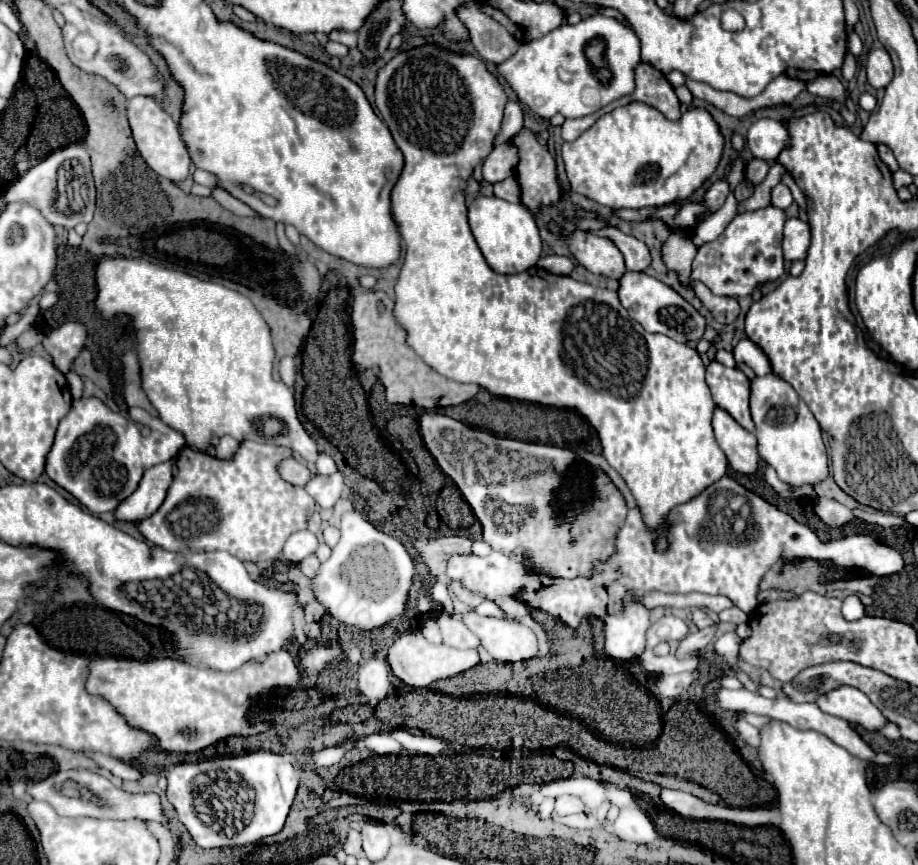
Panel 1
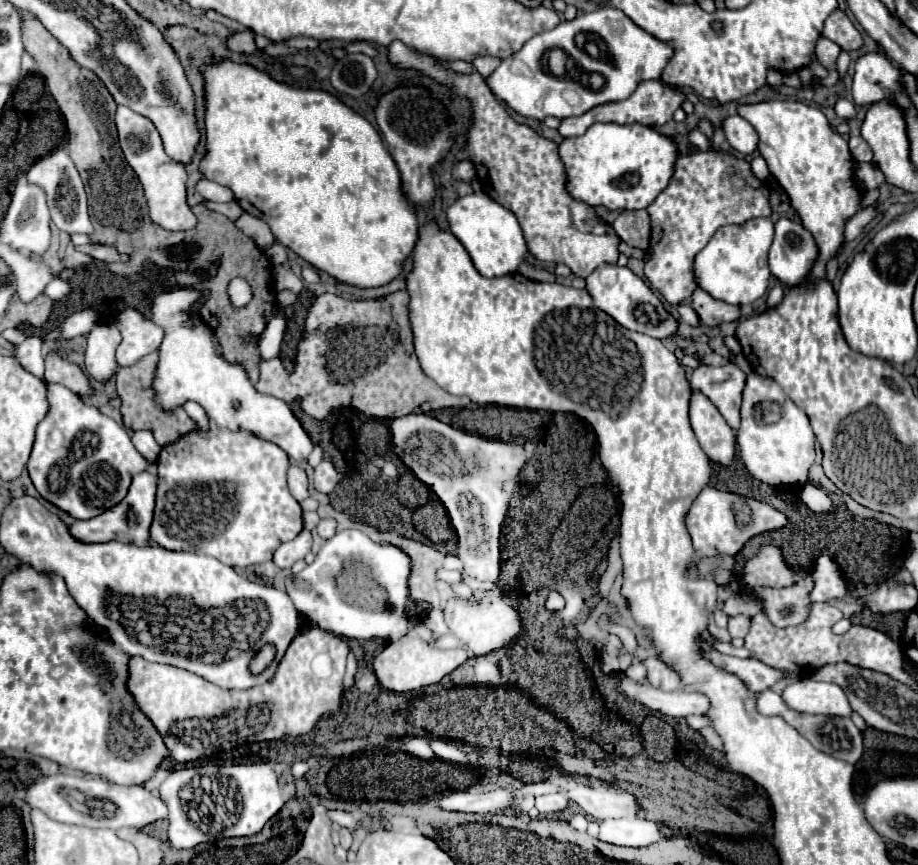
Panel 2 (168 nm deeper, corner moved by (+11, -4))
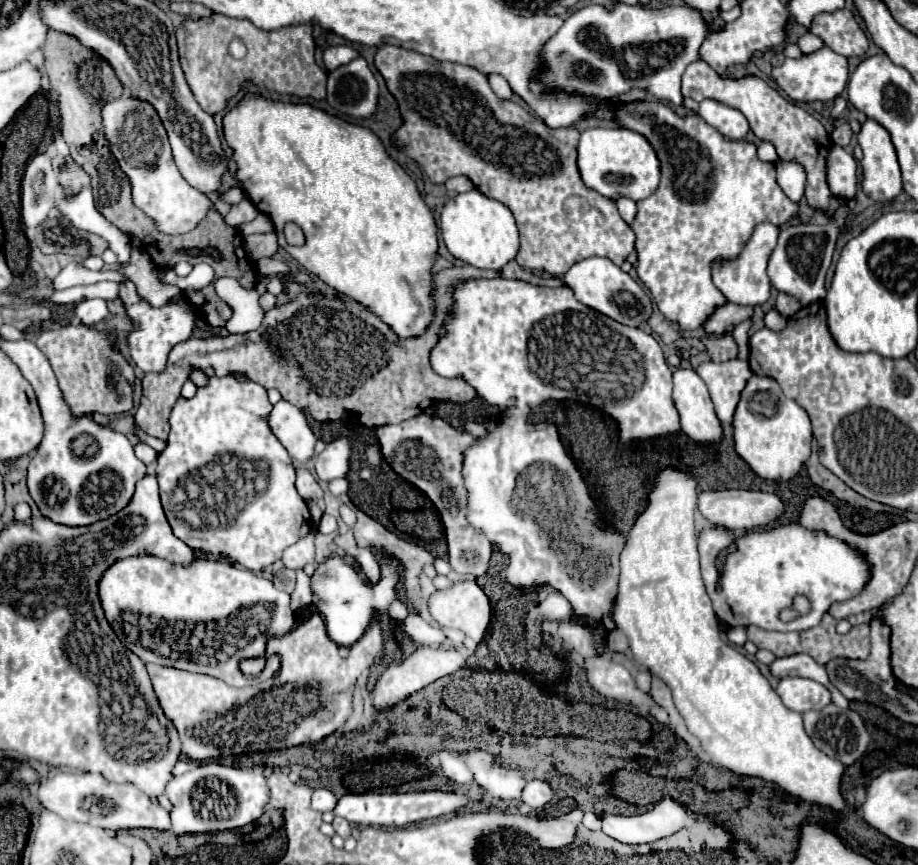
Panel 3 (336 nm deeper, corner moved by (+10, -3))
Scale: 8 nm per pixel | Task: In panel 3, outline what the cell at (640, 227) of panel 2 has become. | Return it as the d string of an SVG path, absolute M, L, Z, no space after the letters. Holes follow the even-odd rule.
M622 197L622 199L616 201L616 205L618 205L618 211L620 211L620 217L622 217L628 225L632 225L634 219L636 219L636 213L638 213L636 203L634 203L632 199L628 199L628 197Z

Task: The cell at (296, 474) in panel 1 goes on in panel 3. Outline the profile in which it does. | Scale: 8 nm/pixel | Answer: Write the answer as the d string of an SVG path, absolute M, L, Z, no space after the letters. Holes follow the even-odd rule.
M296 467L296 489L300 493L302 499L310 499L310 497L322 497L322 489L316 483L316 479L308 473L308 469L304 467Z

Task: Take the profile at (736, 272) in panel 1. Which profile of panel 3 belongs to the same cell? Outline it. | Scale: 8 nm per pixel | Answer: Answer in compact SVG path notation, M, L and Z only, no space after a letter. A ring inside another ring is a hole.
M758 223L754 227L752 237L748 239L748 243L744 245L744 249L740 251L738 257L734 259L722 259L718 257L718 261L714 261L712 265L712 279L714 285L722 291L722 295L738 305L762 305L768 301L770 297L770 279L766 275L766 263L768 257L772 253L772 249L776 247L776 239L778 239L778 225L772 223Z

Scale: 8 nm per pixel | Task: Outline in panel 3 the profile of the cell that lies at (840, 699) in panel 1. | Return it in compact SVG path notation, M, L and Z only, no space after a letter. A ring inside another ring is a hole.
M802 677L780 679L776 693L788 709L798 713L818 711L832 703L832 695L822 683L816 683L812 679L802 679Z

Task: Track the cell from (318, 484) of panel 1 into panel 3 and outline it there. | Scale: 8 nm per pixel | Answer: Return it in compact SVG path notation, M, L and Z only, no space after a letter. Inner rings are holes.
M338 437L326 449L314 459L316 461L316 475L322 481L332 481L338 477L344 477L348 473L348 461L350 461L350 439Z

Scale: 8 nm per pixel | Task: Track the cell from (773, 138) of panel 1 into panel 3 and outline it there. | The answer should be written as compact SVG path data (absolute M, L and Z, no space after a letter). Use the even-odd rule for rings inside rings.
M704 99L700 103L700 109L698 113L714 127L718 129L724 137L728 139L734 139L734 141L742 141L746 139L748 131L750 131L750 125L748 125L748 119L738 111L738 109L732 109L720 101L714 101L714 99Z

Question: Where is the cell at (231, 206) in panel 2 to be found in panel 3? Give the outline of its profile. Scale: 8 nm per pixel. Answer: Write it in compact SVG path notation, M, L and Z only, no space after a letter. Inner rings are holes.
M258 215L254 221L238 225L238 231L240 231L242 235L250 235L250 233L266 233L266 231L272 231L272 229L274 229L274 227L272 227L272 223L270 223L270 219L268 219L266 215Z

